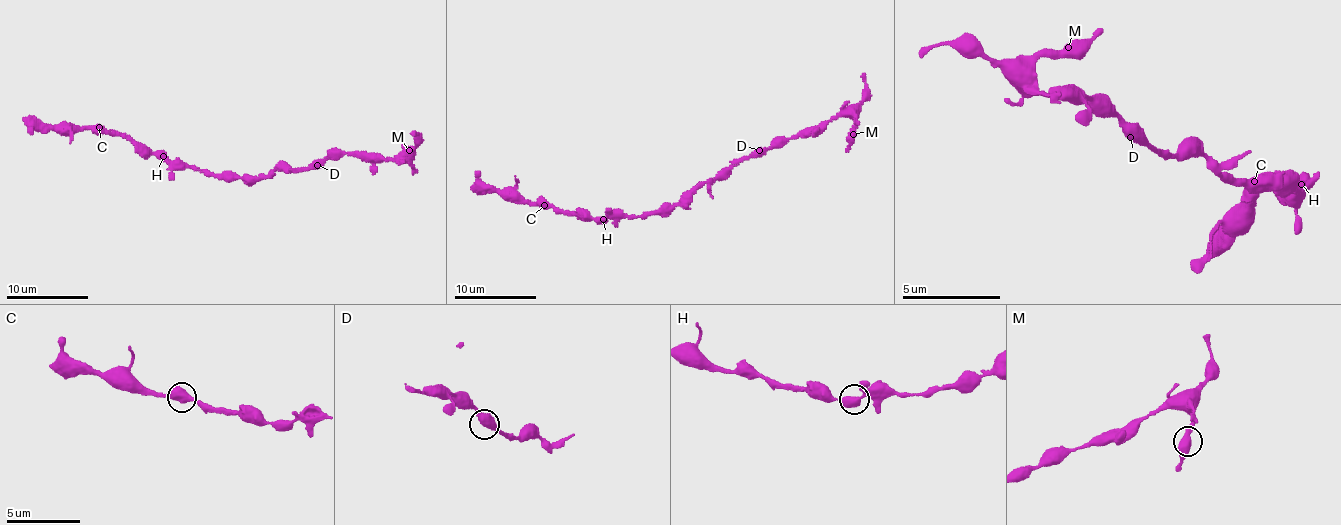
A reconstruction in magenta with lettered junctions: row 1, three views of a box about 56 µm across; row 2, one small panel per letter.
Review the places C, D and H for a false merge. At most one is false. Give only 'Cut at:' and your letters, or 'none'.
Cut at: none

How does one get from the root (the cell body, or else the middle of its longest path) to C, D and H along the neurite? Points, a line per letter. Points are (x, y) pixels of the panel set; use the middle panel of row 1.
C: (681, 198), (678, 203), (661, 206), (658, 212), (597, 219), (581, 217), (572, 212), (558, 212), (544, 205)
D: (681, 198), (693, 193), (705, 183), (724, 177), (734, 165), (758, 151)
H: (681, 198), (678, 203), (661, 206), (658, 212), (603, 219)

